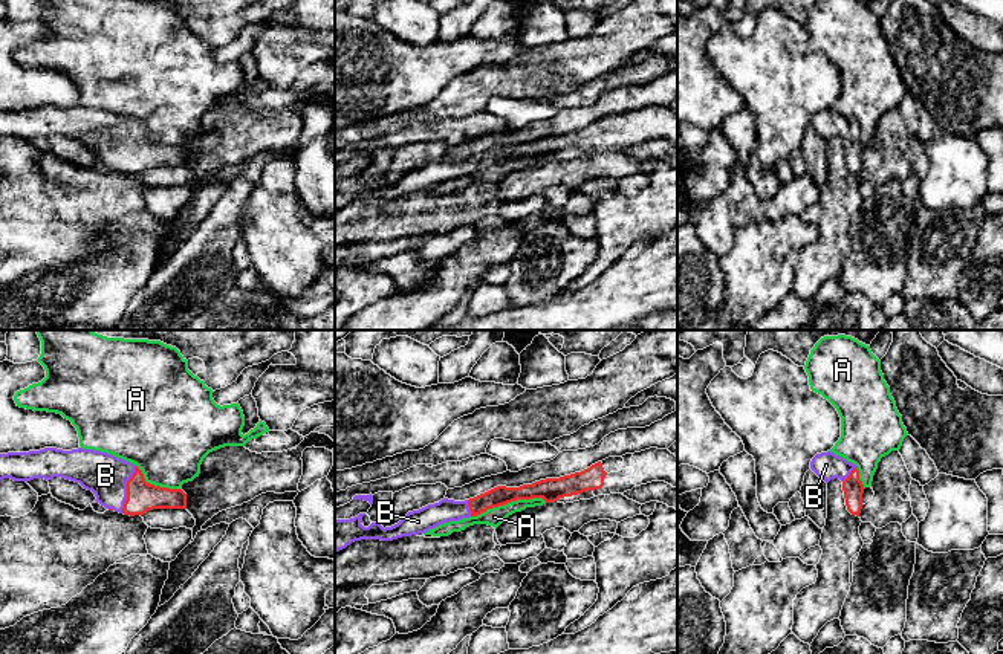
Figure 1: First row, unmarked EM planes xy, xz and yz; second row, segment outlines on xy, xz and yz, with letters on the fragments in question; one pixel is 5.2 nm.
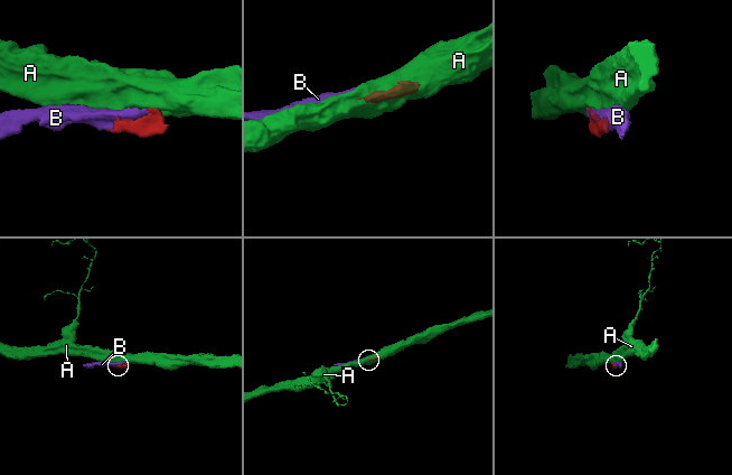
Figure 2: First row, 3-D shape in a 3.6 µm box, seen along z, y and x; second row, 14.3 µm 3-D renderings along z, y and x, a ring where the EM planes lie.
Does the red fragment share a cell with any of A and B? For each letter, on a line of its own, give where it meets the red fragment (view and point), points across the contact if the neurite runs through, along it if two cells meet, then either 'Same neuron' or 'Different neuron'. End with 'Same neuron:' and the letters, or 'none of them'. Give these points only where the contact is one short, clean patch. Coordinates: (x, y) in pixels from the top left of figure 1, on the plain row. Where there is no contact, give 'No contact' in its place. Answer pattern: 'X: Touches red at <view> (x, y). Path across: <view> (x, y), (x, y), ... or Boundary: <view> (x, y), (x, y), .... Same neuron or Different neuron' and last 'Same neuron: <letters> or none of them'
A: Touches red at xz (508, 159). Different neuron
B: Touches red at xy (127, 147). Same neuron
Same neuron: B

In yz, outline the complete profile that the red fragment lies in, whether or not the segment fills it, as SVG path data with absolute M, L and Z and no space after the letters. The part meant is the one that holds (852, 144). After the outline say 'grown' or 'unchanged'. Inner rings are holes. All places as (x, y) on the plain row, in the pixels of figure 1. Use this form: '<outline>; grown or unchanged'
M827 108L827 110L816 112L812 116L810 127L826 141L829 141L833 136L839 136L842 139L847 168L852 173L859 174L861 167L864 164L862 151L865 145L859 138L859 128L856 122Z; grown

